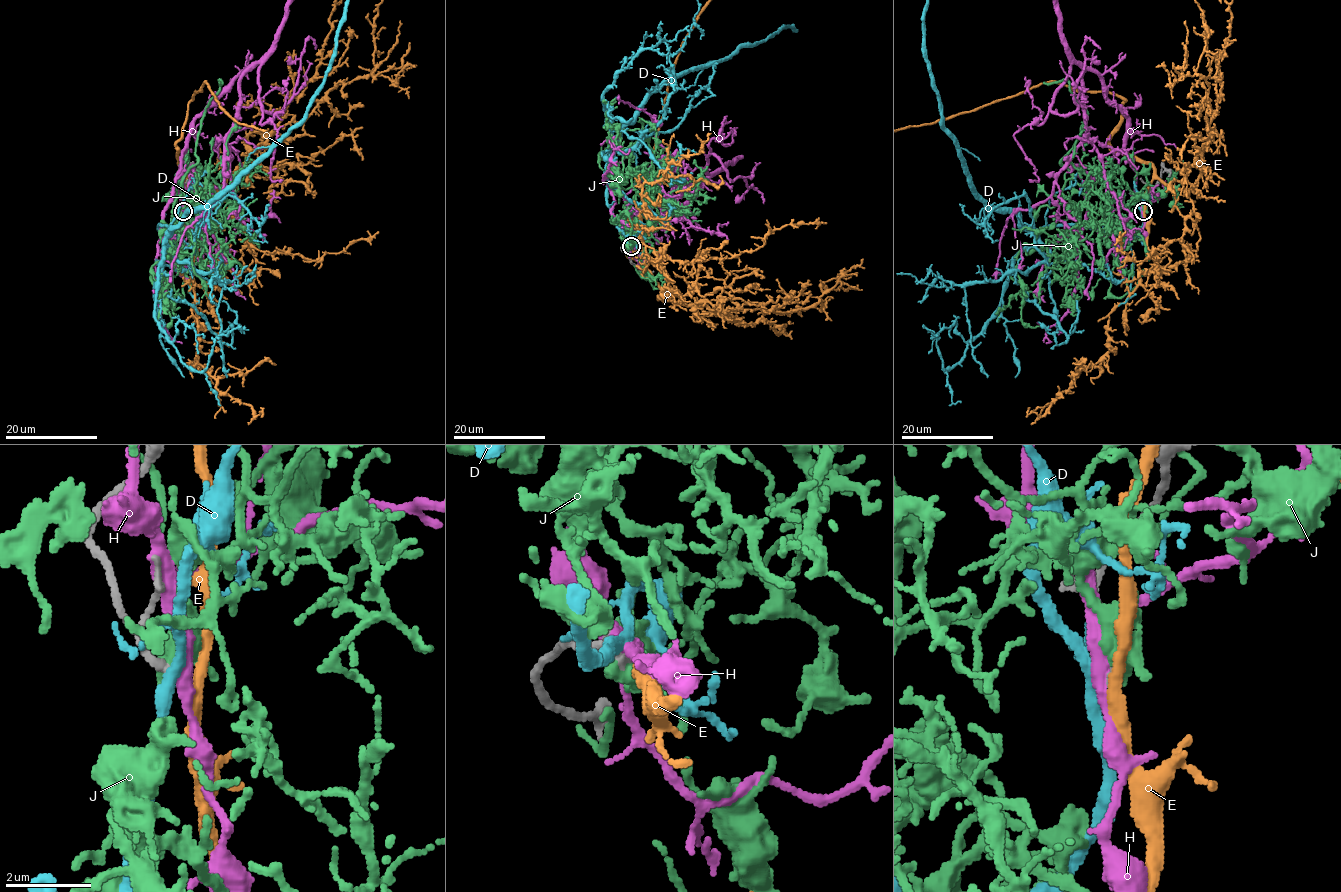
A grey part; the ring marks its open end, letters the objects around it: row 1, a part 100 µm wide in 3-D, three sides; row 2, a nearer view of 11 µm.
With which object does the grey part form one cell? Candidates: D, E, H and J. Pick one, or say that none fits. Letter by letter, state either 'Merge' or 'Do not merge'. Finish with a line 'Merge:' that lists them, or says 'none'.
D: Do not merge
E: Do not merge
H: Do not merge
J: Do not merge
Merge: none

